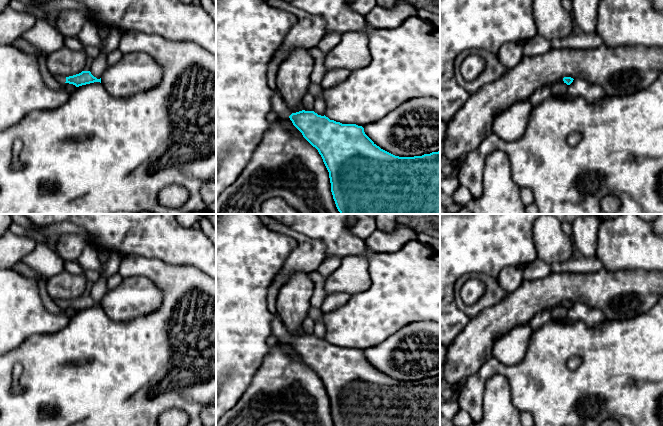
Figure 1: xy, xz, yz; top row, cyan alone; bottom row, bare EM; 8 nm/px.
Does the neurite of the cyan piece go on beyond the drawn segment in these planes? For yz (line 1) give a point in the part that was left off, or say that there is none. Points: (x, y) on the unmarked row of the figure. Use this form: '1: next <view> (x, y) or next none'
1: next none

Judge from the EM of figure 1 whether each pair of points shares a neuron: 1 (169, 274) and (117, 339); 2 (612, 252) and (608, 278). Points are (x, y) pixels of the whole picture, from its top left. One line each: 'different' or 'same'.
1: same
2: different

